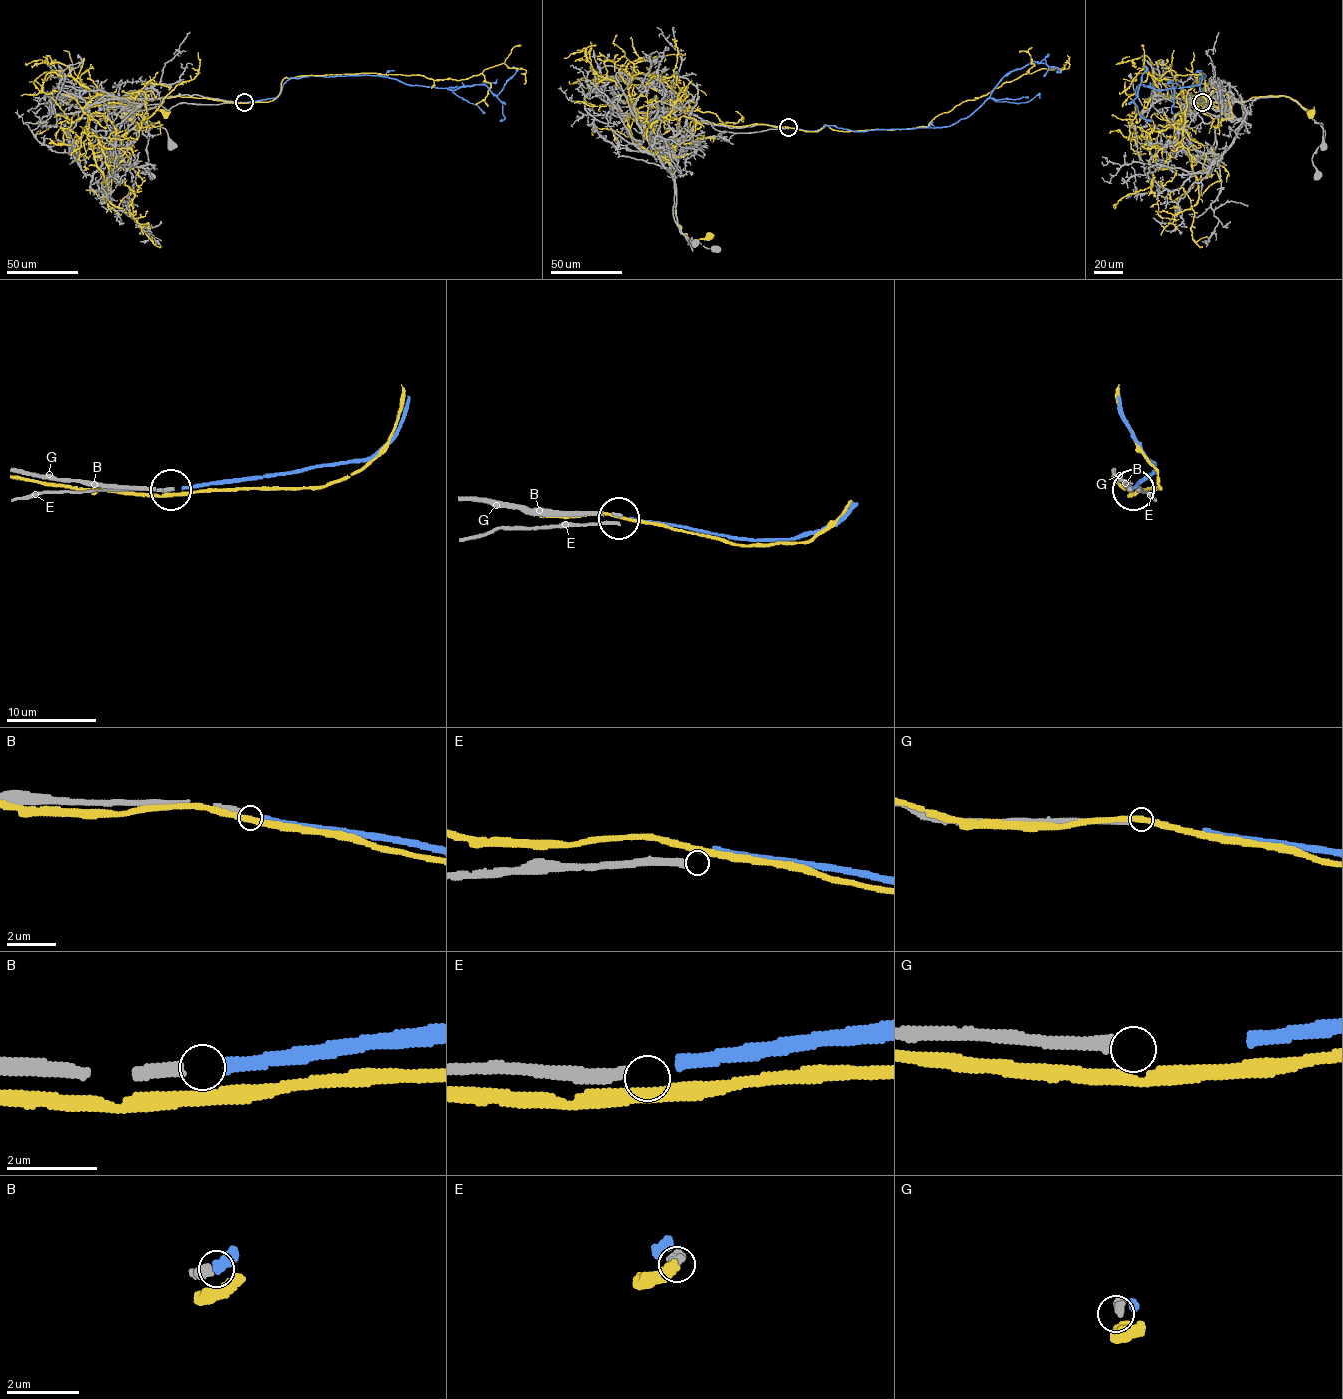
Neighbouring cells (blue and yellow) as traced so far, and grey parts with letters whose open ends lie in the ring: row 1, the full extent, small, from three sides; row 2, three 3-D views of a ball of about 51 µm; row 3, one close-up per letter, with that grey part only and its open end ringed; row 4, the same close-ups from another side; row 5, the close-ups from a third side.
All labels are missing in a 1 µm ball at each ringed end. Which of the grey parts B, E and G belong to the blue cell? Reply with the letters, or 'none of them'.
B

